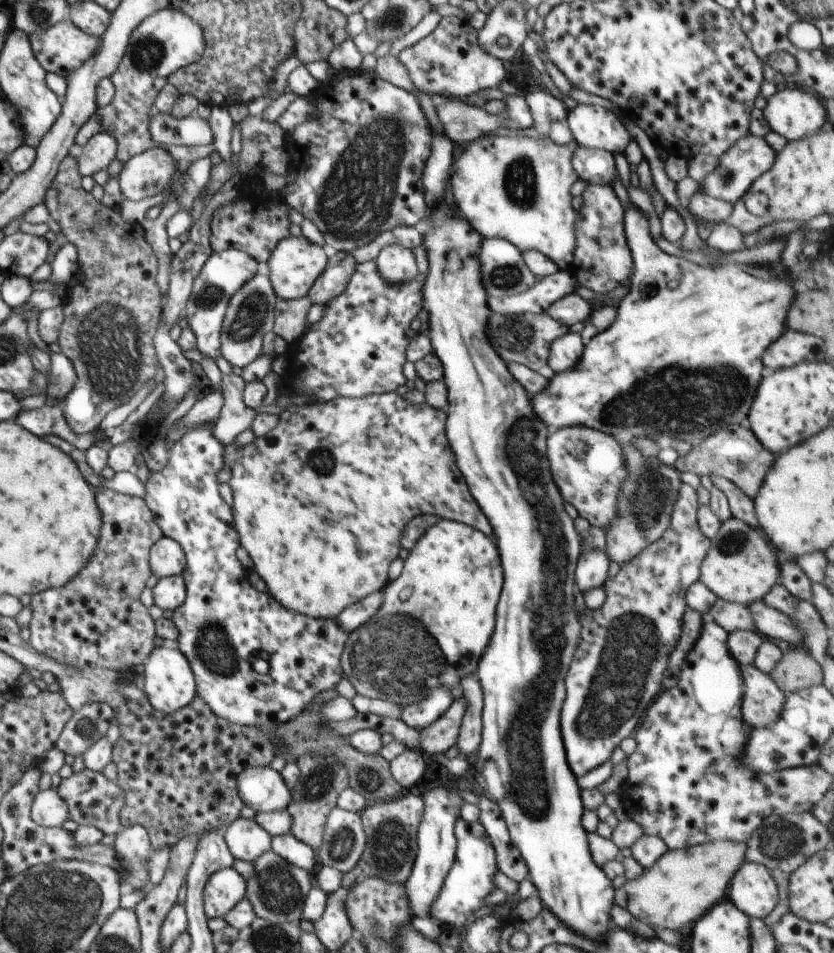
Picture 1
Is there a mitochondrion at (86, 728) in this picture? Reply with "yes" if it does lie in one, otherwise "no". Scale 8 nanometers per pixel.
yes

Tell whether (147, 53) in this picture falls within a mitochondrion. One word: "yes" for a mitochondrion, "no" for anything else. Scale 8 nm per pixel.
yes

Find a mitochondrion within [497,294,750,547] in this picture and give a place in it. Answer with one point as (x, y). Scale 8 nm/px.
(644, 504)

